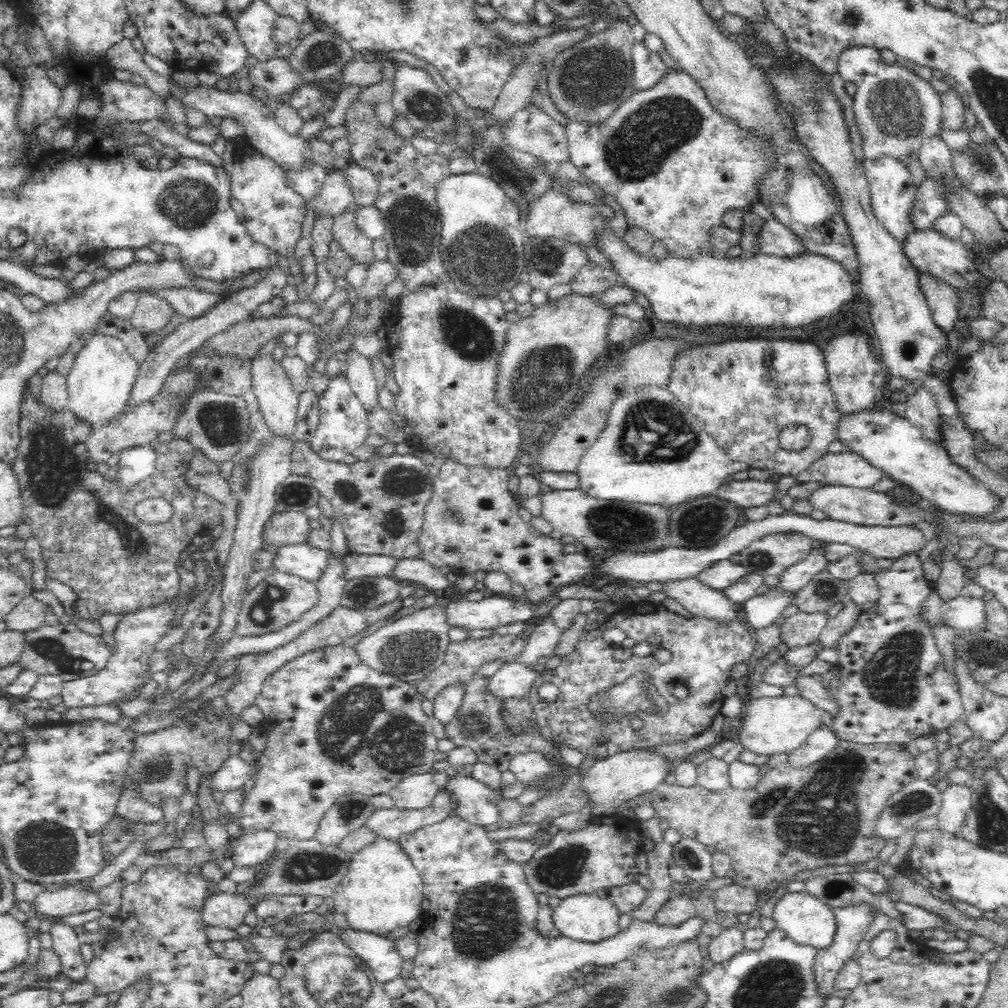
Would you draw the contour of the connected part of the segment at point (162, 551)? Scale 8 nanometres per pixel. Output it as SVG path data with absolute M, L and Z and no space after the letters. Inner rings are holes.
M26 390L23 396L22 420L20 420L21 441L18 454L11 467L16 473L20 493L22 493L23 517L38 538L42 547L45 573L48 578L70 586L76 593L74 612L77 619L99 620L106 613L119 616L135 613L142 609L158 606L178 595L180 577L176 562L186 546L192 544L197 534L209 532L221 523L220 503L212 497L188 486L185 479L188 462L196 454L196 449L188 440L172 437L168 442L158 442L155 471L141 480L131 491L118 491L113 480L105 479L101 470L91 471L86 467L88 451L84 440L91 427L77 420L70 410L55 412L36 399ZM147 498L165 498L173 506L173 515L164 524L150 525L138 520L134 506Z

